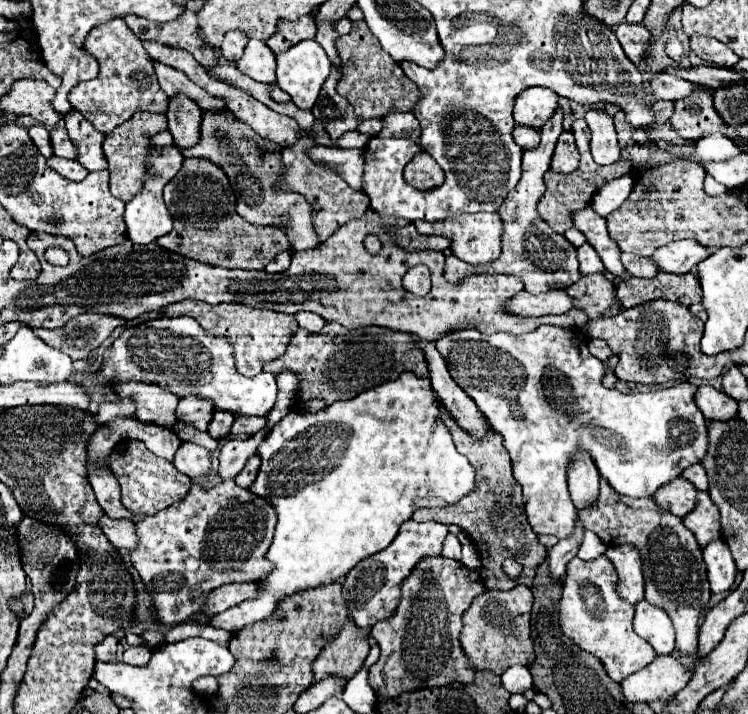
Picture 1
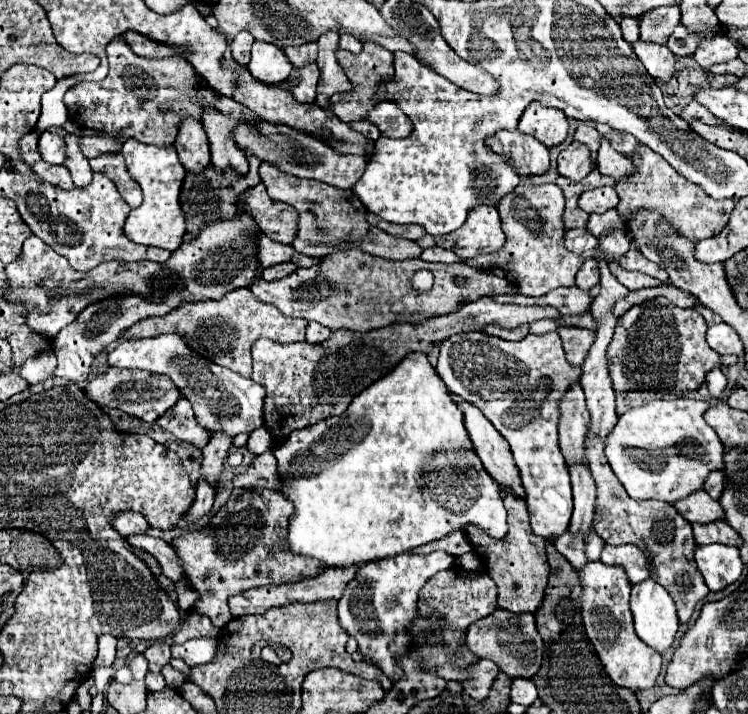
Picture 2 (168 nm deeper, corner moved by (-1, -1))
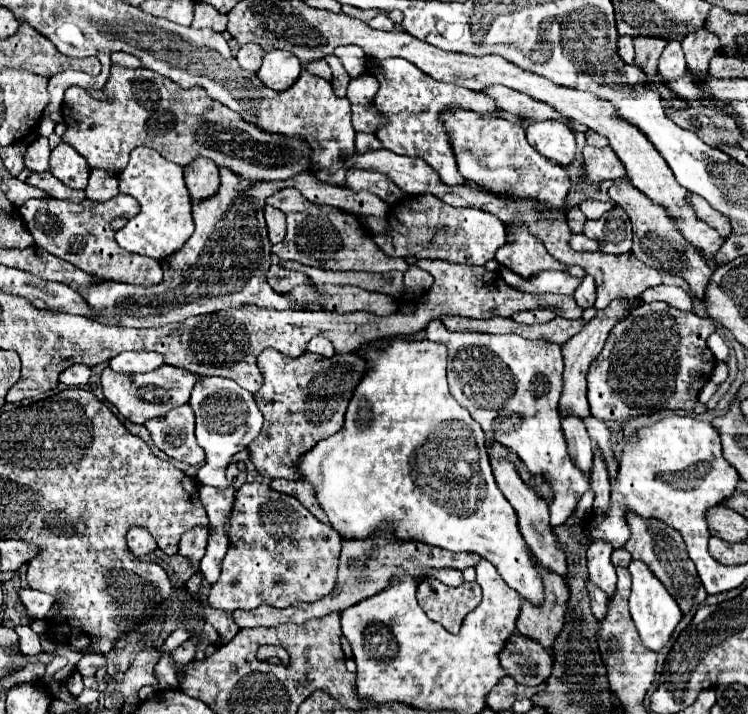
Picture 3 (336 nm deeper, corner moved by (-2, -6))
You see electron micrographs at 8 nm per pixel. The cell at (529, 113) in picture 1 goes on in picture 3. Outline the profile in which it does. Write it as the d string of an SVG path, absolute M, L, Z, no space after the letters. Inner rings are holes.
M530 122L526 128L528 142L548 160L570 164L576 152L574 132L564 122Z

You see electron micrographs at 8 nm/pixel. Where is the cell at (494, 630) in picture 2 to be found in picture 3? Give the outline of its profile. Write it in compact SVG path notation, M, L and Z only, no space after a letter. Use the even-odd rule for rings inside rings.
M514 632L500 652L500 664L518 684L538 686L552 672L552 658L536 640Z

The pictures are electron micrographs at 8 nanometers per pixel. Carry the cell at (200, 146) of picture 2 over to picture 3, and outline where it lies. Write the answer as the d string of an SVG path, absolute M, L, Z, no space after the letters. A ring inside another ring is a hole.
M196 158L190 162L190 166L184 168L184 180L194 202L206 200L220 186L218 166L210 158Z

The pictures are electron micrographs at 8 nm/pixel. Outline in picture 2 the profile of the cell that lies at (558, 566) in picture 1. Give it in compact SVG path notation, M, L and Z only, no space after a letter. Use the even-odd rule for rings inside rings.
M575 463L569 467L571 471L571 485L573 485L573 499L575 499L575 509L571 517L571 531L581 533L583 537L587 535L587 529L593 521L595 513L595 481L591 477L589 465Z

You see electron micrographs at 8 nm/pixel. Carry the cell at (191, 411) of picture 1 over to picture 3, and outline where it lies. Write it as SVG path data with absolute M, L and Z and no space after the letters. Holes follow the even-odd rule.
M190 404L178 406L162 418L152 418L144 426L150 430L154 444L168 456L186 464L204 462L204 450L194 438L194 414Z

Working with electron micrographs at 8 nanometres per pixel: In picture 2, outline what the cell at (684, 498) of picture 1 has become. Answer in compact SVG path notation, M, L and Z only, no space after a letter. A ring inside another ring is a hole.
M705 491L691 493L683 501L675 503L675 509L689 521L689 523L713 523L725 519L725 511L719 501L711 499Z

